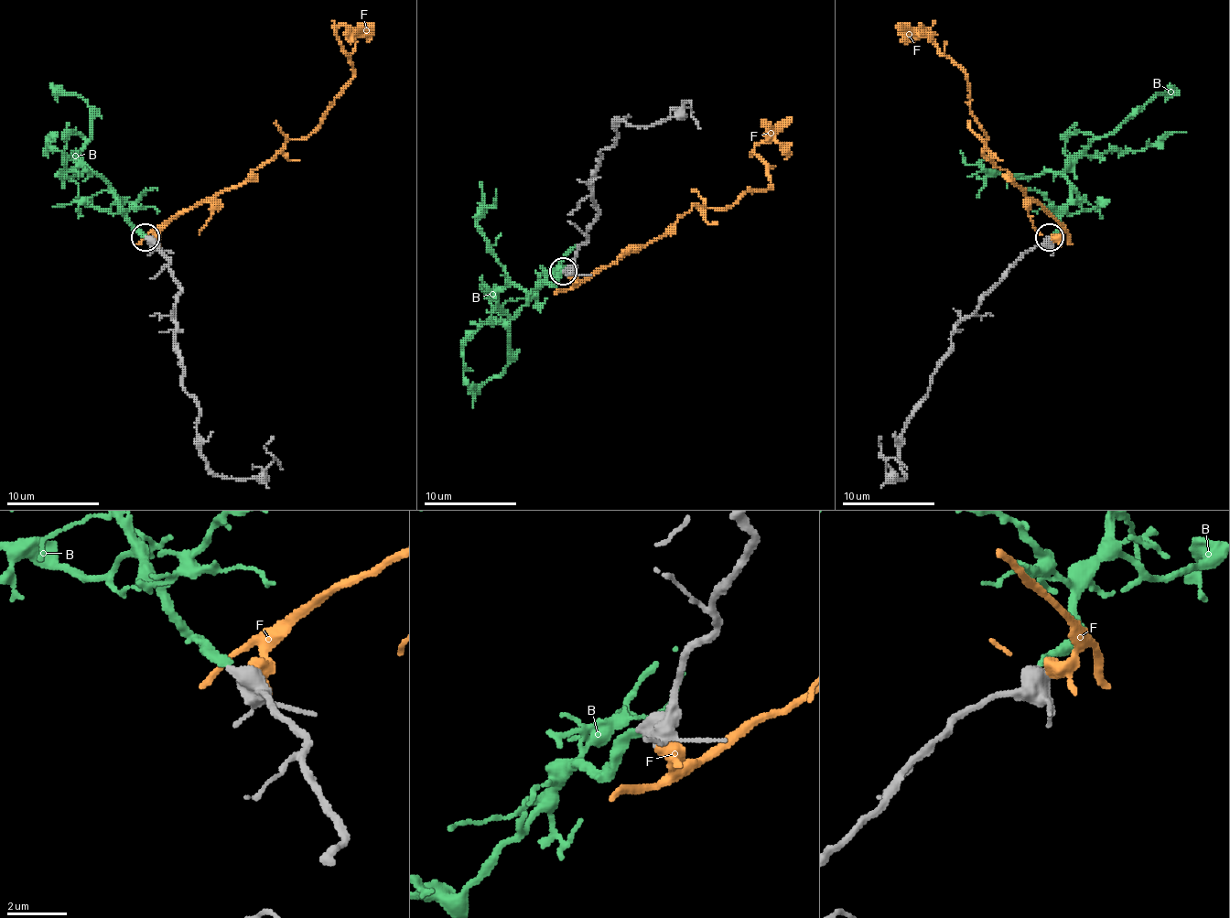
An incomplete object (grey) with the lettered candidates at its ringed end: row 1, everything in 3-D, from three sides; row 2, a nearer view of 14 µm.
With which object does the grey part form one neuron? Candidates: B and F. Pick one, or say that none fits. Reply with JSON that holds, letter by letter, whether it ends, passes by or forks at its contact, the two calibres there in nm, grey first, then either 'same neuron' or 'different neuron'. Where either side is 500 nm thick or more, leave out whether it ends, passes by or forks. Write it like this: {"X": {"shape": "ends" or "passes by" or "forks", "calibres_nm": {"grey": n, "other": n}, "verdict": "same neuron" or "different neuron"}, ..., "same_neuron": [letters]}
{"B": {"calibres_nm": {"grey": 550, "other": 280}, "verdict": "different neuron"}, "F": {"shape": "passes by", "calibres_nm": {"grey": 440, "other": 380}, "verdict": "different neuron"}, "same_neuron": []}

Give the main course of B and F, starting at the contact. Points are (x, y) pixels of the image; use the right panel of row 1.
B: (1049, 236), (1062, 227), (1060, 221), (1070, 199), (1070, 183), (1062, 171), (1085, 148), (1160, 94), (1170, 83)
F: (1053, 242), (1060, 225), (984, 153), (986, 132), (969, 109), (967, 79), (939, 50), (925, 27), (895, 27)

